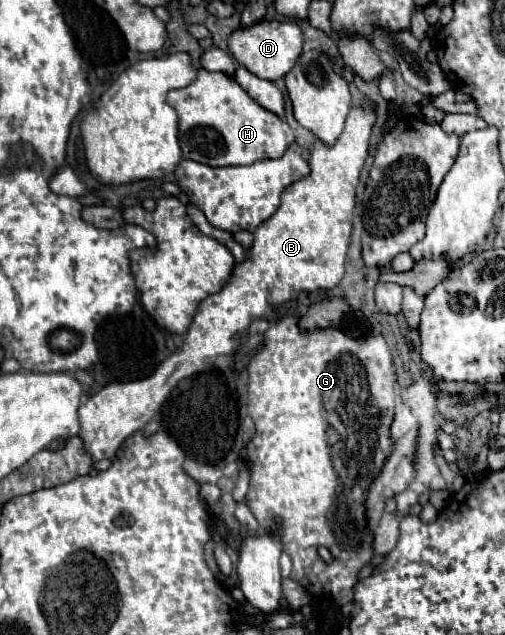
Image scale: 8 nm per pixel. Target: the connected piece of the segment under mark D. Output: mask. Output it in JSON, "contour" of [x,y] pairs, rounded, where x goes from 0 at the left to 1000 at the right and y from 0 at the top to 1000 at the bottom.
{"contour":[[[515,33],[503,36],[499,43],[471,46],[459,52],[455,68],[451,68],[455,83],[463,93],[483,102],[495,115],[503,115],[515,124],[527,128],[547,128],[558,124],[586,99],[586,93],[598,83],[598,49],[590,39],[574,36],[550,36],[550,33]]]}

